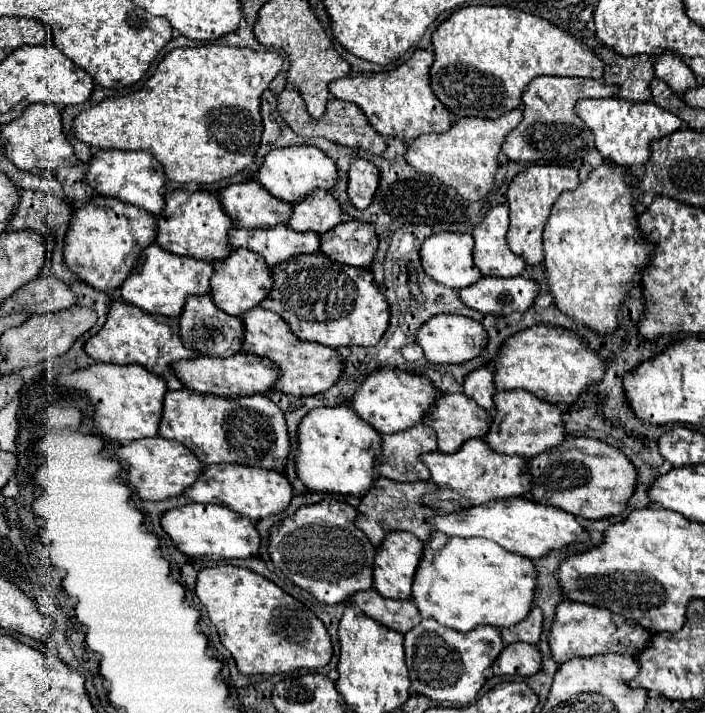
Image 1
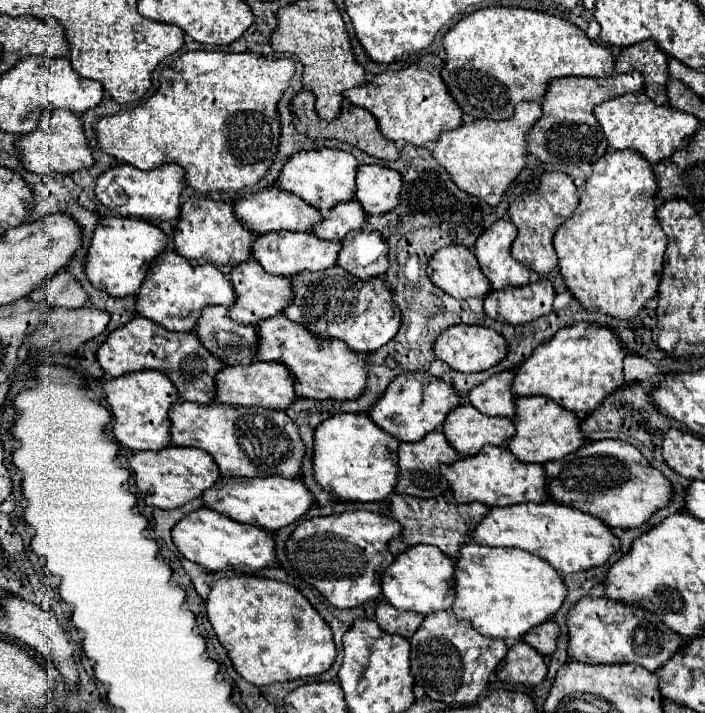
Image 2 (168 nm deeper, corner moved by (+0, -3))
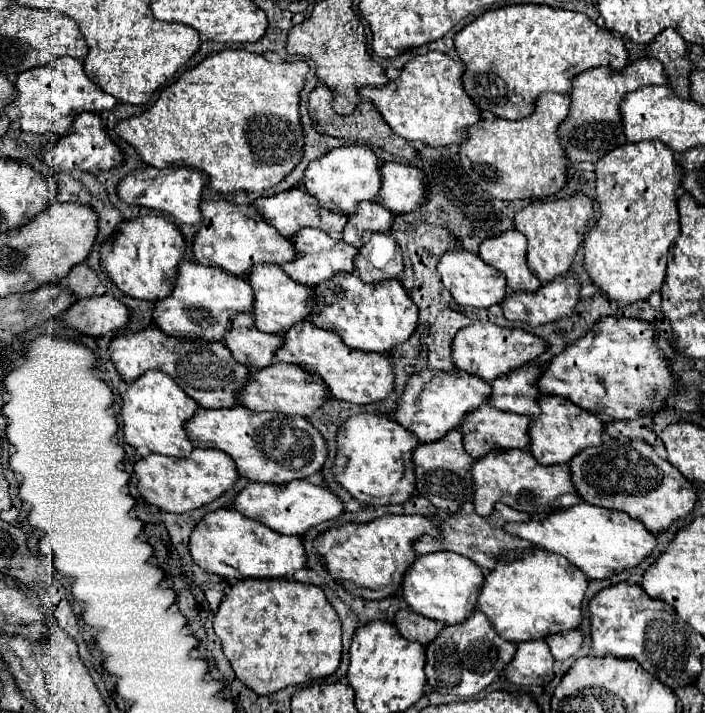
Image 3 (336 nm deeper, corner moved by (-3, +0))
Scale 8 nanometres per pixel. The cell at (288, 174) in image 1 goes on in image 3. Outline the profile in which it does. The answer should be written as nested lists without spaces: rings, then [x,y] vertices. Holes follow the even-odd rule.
[[[342,146],[332,148],[324,156],[312,160],[306,168],[306,180],[304,188],[308,194],[314,194],[314,198],[332,212],[352,214],[356,202],[360,200],[374,200],[380,190],[380,172],[378,172],[378,158],[376,154],[366,146]]]

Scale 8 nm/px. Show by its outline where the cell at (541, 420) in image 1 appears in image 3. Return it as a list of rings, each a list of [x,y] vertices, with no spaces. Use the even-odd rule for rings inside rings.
[[[540,396],[538,406],[540,414],[530,422],[530,452],[538,464],[564,464],[584,448],[602,444],[604,422],[596,414],[574,406],[562,396]]]

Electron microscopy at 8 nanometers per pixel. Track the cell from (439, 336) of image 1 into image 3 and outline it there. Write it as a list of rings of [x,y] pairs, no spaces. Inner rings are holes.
[[[470,324],[466,328],[460,328],[452,342],[452,358],[454,358],[456,368],[488,382],[534,360],[544,350],[546,350],[546,342],[536,338],[534,334],[522,328],[508,330],[496,324]]]

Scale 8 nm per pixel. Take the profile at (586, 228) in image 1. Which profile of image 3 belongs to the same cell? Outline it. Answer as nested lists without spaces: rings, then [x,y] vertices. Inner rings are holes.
[[[648,140],[614,148],[610,154],[596,162],[594,172],[600,214],[596,218],[596,224],[584,234],[582,240],[584,270],[590,276],[592,284],[596,284],[602,294],[618,304],[634,304],[638,300],[646,300],[652,292],[658,292],[662,288],[662,282],[666,278],[668,250],[680,234],[676,188],[682,180],[682,170],[670,148],[658,140]]]

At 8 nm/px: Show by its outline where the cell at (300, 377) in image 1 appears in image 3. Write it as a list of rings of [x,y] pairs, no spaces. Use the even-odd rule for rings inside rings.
[[[296,322],[290,330],[284,332],[284,344],[274,354],[276,360],[296,364],[310,374],[316,374],[324,380],[328,392],[336,400],[346,400],[354,404],[370,404],[386,398],[394,386],[394,372],[386,354],[362,352],[346,346],[342,338],[334,332],[322,330],[312,322]]]

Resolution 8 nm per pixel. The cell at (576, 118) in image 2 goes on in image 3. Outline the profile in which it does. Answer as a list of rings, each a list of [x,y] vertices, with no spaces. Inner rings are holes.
[[[642,58],[632,62],[626,70],[610,70],[610,68],[590,68],[584,70],[582,74],[572,78],[572,90],[570,90],[570,112],[566,120],[558,126],[558,142],[562,144],[562,150],[566,152],[566,158],[570,162],[568,174],[570,174],[570,184],[562,194],[574,194],[582,192],[588,198],[594,198],[594,174],[592,172],[580,172],[574,166],[588,166],[600,160],[604,154],[612,152],[614,148],[626,144],[626,138],[622,134],[622,124],[620,124],[620,102],[628,92],[634,92],[644,86],[654,86],[654,84],[664,84],[666,74],[662,64],[658,64],[654,58]]]

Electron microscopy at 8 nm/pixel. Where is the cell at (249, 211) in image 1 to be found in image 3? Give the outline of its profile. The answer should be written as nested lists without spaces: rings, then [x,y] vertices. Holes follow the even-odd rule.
[[[300,186],[290,188],[286,192],[280,192],[280,194],[274,194],[274,196],[268,196],[268,198],[258,198],[254,202],[254,206],[262,214],[262,218],[286,238],[290,238],[292,234],[296,234],[300,228],[306,228],[306,226],[320,228],[320,230],[324,230],[328,234],[336,234],[338,236],[342,232],[344,224],[346,224],[346,214],[334,214],[334,212],[322,208],[318,204],[318,200],[314,196],[310,196],[306,190],[302,190]]]

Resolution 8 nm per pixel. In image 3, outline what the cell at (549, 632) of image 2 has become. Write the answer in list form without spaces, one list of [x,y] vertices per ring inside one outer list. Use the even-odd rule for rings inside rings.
[[[566,630],[566,632],[550,634],[544,640],[550,646],[550,652],[558,662],[570,658],[582,646],[582,634],[578,630]]]

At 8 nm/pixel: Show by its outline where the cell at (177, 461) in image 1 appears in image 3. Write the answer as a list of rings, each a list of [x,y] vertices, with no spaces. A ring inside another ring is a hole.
[[[194,448],[190,458],[170,458],[162,454],[150,454],[134,464],[138,478],[138,490],[148,504],[154,504],[166,512],[188,512],[216,500],[228,490],[236,478],[236,466],[230,456],[220,450],[198,450]]]

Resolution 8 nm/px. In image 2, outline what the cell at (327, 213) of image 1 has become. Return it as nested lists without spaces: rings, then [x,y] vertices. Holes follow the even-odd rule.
[[[357,199],[339,203],[323,217],[323,221],[315,227],[315,235],[325,241],[343,241],[349,231],[361,229],[367,221],[367,213],[359,205]]]

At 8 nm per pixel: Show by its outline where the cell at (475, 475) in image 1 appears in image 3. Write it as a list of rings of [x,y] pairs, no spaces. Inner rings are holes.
[[[492,450],[484,458],[478,458],[470,468],[472,484],[474,484],[474,510],[480,516],[488,516],[494,504],[500,500],[516,510],[528,514],[550,514],[560,508],[574,506],[580,500],[572,482],[570,482],[570,468],[568,464],[552,464],[542,466],[538,464],[528,450]]]

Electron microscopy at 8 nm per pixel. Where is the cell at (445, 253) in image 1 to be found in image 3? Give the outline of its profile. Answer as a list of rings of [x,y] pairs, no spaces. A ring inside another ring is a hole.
[[[462,248],[444,252],[438,262],[438,272],[440,272],[442,284],[450,290],[450,294],[460,306],[488,308],[492,304],[498,304],[506,294],[506,278],[502,278],[502,274],[498,274],[498,270],[488,266],[478,254],[470,254],[468,250],[462,250]]]

